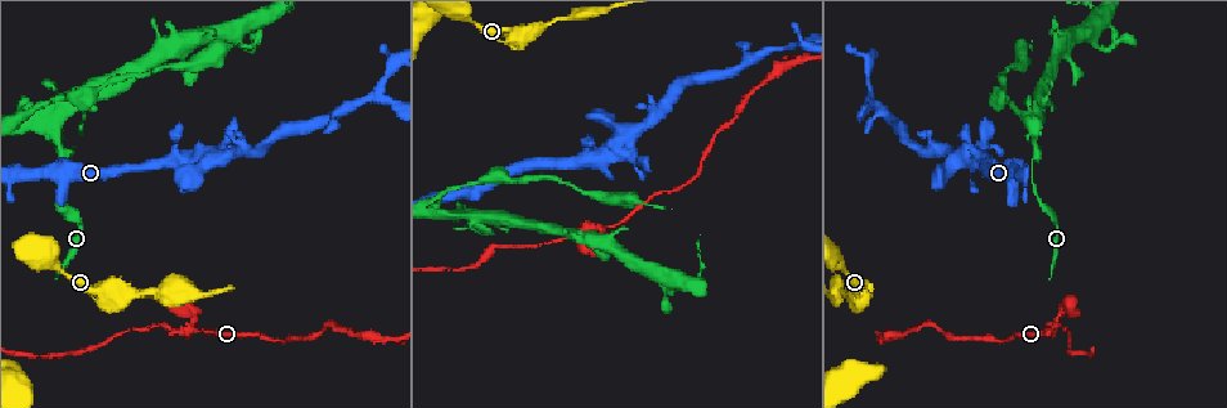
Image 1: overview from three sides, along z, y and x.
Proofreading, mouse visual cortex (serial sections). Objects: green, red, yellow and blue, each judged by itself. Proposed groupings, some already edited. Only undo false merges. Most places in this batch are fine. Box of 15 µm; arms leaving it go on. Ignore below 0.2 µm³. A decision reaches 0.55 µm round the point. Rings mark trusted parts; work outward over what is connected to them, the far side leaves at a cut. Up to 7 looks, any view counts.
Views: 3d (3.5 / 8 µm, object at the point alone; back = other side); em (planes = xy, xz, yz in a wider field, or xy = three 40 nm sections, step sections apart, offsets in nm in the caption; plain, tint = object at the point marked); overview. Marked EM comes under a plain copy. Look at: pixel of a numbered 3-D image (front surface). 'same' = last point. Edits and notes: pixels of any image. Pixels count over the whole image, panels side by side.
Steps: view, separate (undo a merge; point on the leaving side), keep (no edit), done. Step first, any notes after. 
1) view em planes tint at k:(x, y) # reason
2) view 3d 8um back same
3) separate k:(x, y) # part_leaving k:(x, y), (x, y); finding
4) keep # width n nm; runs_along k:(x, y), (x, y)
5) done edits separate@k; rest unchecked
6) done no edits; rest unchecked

view 3d 3.5um at 1:(606, 225) # three arms meet

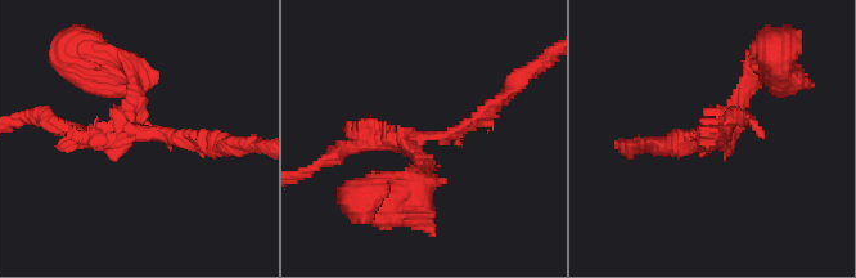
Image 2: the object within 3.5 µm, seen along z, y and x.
view em xy step 1 tint at 2:(129, 130)

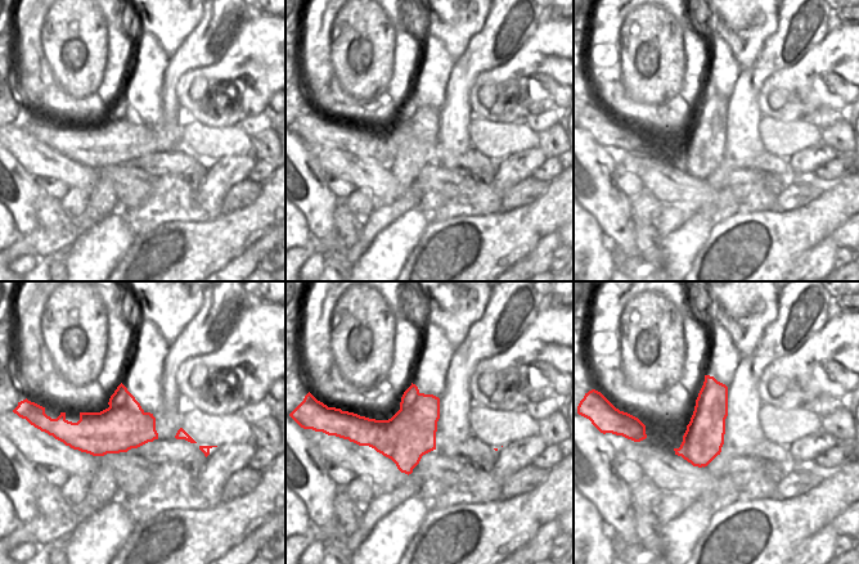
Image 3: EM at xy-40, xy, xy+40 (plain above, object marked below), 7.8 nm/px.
view em planes tint same

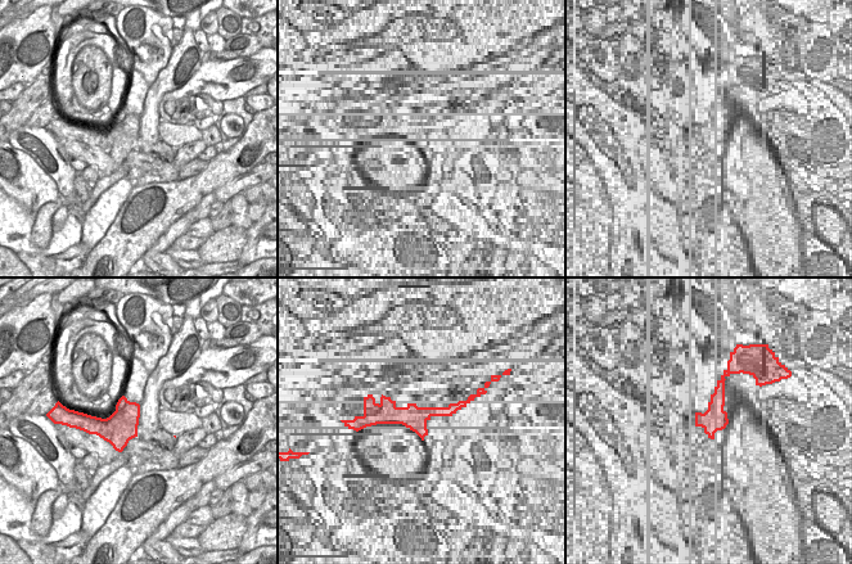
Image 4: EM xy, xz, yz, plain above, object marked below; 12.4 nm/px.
keep # width 400 nm; runs_along 2:(685, 143), (724, 126), (767, 67); one cell here

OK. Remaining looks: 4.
view 3d 3.5um at 1:(1036, 194) # calibre changes

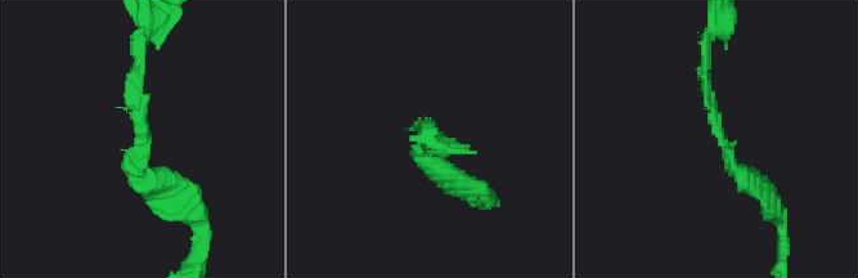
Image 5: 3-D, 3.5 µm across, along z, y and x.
view em xy step 2 tint at 5:(717, 130)

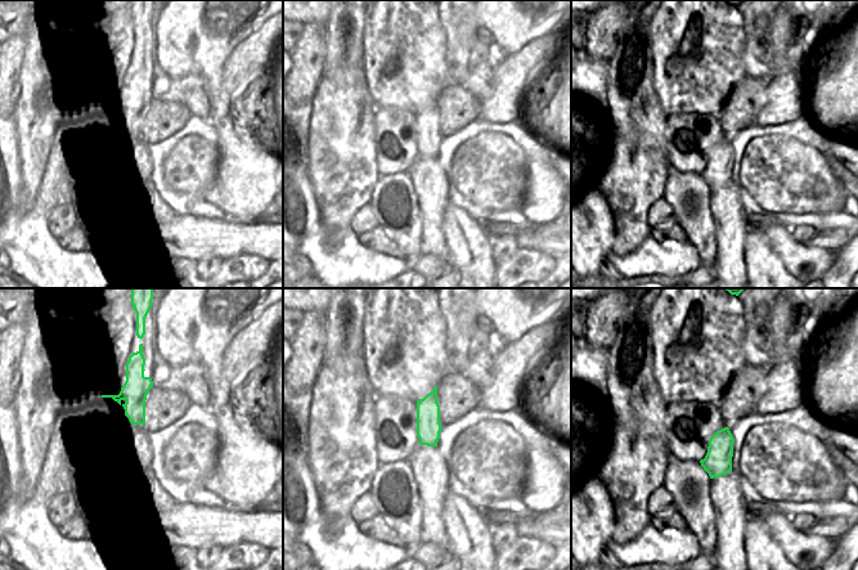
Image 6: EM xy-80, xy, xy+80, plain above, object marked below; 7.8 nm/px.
keep # runs_along 5:(762, 187), (732, 164), (715, 128), (706, 49); all the same cell

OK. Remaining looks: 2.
view 3d 3.5um at 1:(871, 96) # branch point

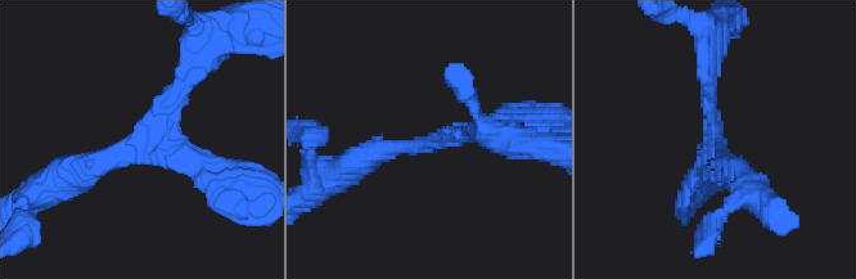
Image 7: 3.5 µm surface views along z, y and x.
view em planes tint at 7:(422, 144) # arms 3; arm_widths 150, 200, 350 nm; shape alone is not enough

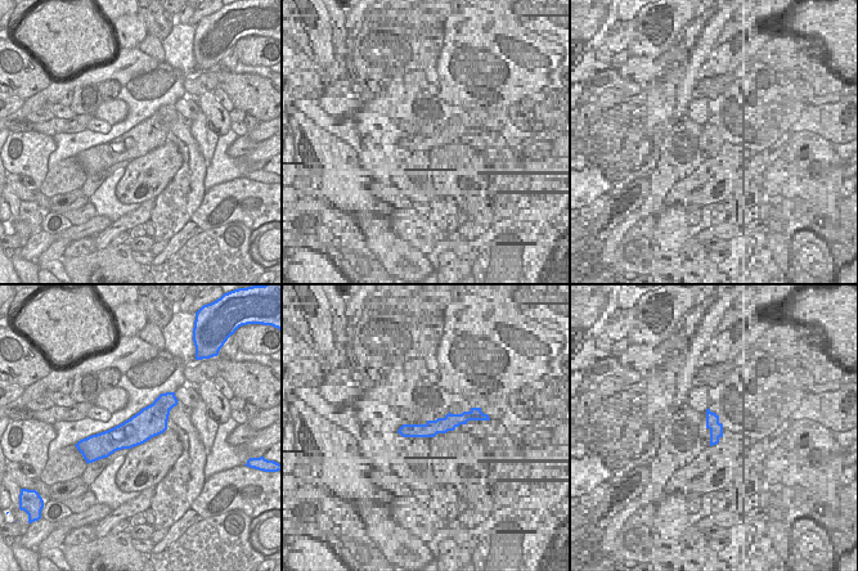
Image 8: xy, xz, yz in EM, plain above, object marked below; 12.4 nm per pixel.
keep # width 380 nm; runs_along 7:(62, 180), (133, 142), (188, 73); continuous, no second cell

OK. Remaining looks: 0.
done no edits; rest unchecked

